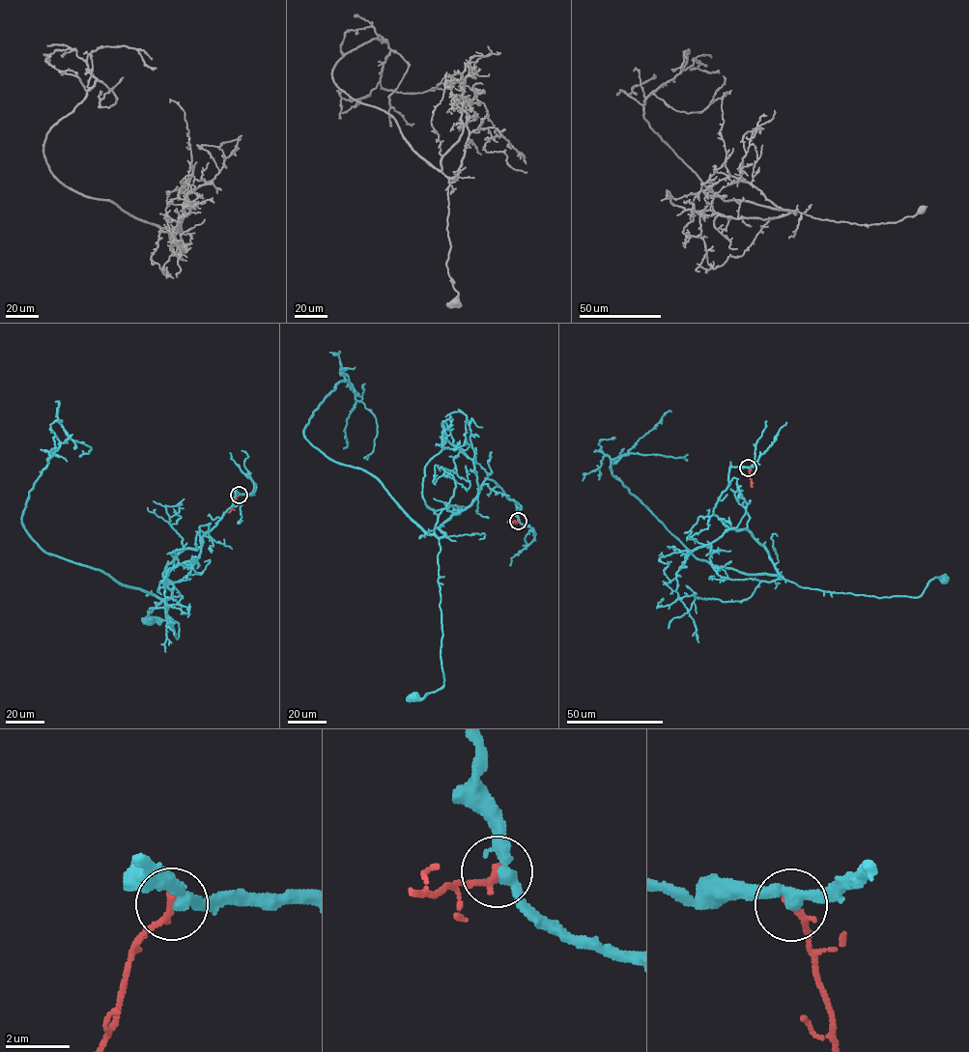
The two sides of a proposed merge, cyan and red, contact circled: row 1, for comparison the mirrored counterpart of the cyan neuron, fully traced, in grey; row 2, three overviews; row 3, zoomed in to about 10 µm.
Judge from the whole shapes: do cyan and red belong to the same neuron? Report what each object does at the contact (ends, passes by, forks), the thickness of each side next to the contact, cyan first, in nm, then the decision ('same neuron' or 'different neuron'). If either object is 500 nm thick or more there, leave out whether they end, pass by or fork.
cyan forks; red ends; calibres 320 and 240 nm; different neuron

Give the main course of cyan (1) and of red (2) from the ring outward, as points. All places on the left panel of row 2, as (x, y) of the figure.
1: (239, 494), (201, 547), (183, 549), (163, 572), (171, 591), (166, 612), (177, 639), (178, 623), (149, 621)
2: (239, 494), (229, 513)

